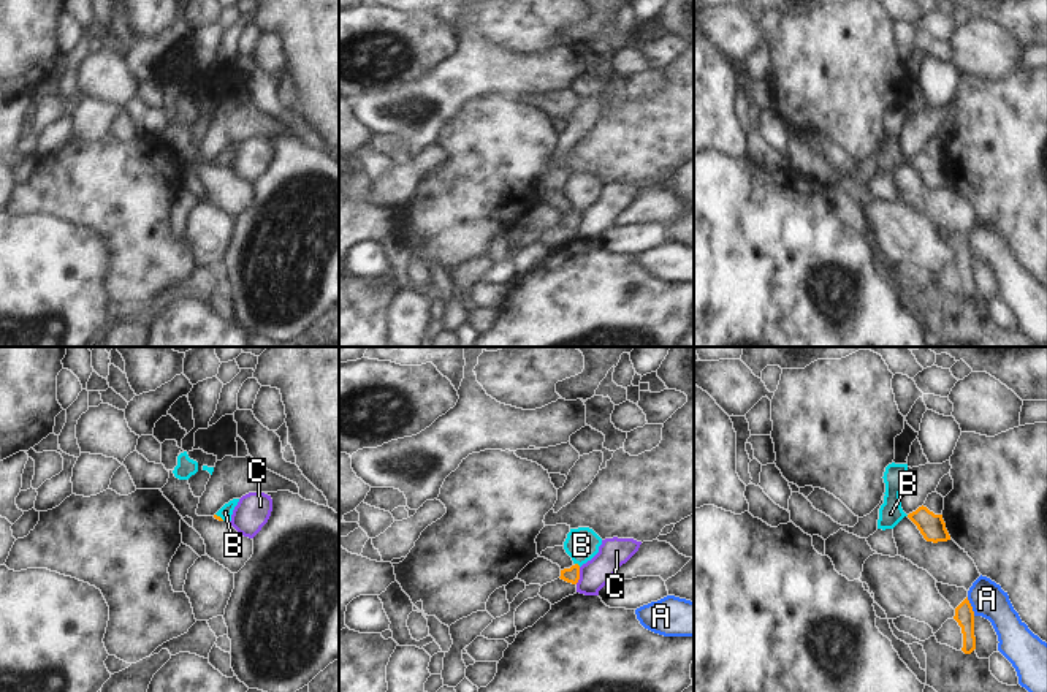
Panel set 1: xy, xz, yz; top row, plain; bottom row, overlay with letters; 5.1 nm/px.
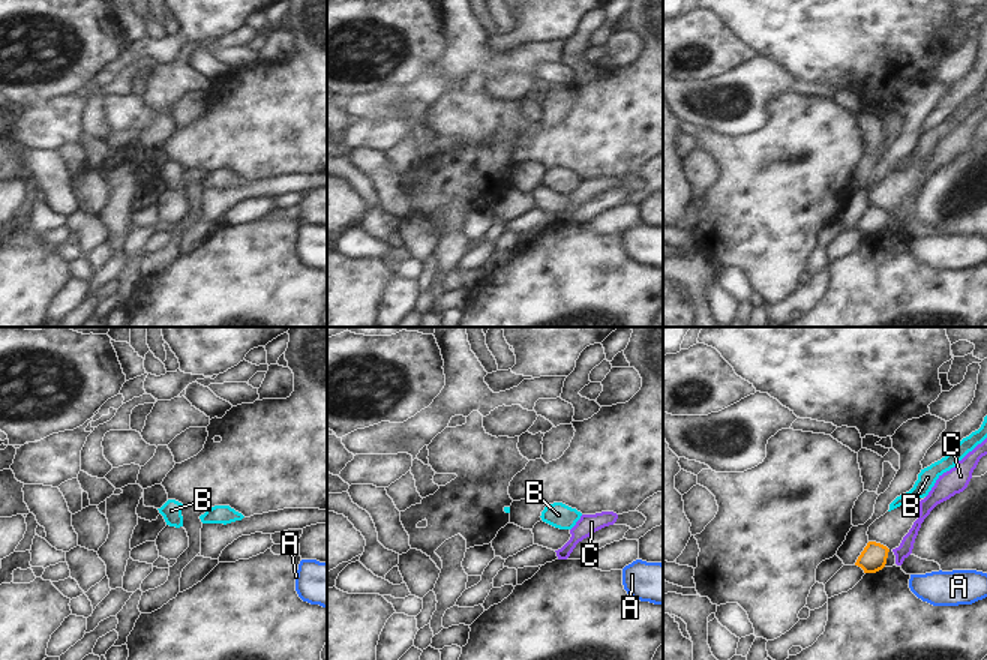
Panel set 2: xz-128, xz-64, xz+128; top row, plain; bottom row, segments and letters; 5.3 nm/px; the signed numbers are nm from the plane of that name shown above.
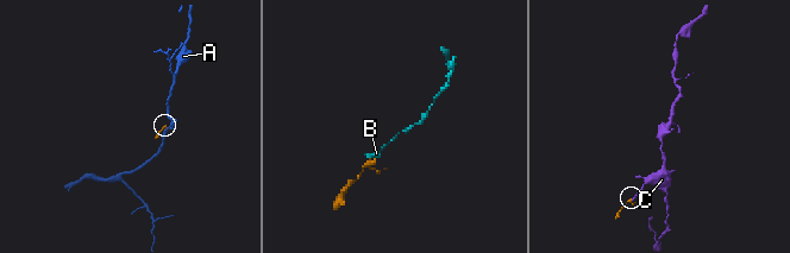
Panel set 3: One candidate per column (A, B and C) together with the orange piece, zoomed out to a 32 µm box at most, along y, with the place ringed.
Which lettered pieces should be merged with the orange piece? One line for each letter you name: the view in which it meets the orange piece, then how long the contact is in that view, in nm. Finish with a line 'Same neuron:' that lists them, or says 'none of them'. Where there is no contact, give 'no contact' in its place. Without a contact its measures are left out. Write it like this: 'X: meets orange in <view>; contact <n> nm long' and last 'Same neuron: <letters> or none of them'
B: meets orange in xz; contact 40 nm long
Same neuron: B

